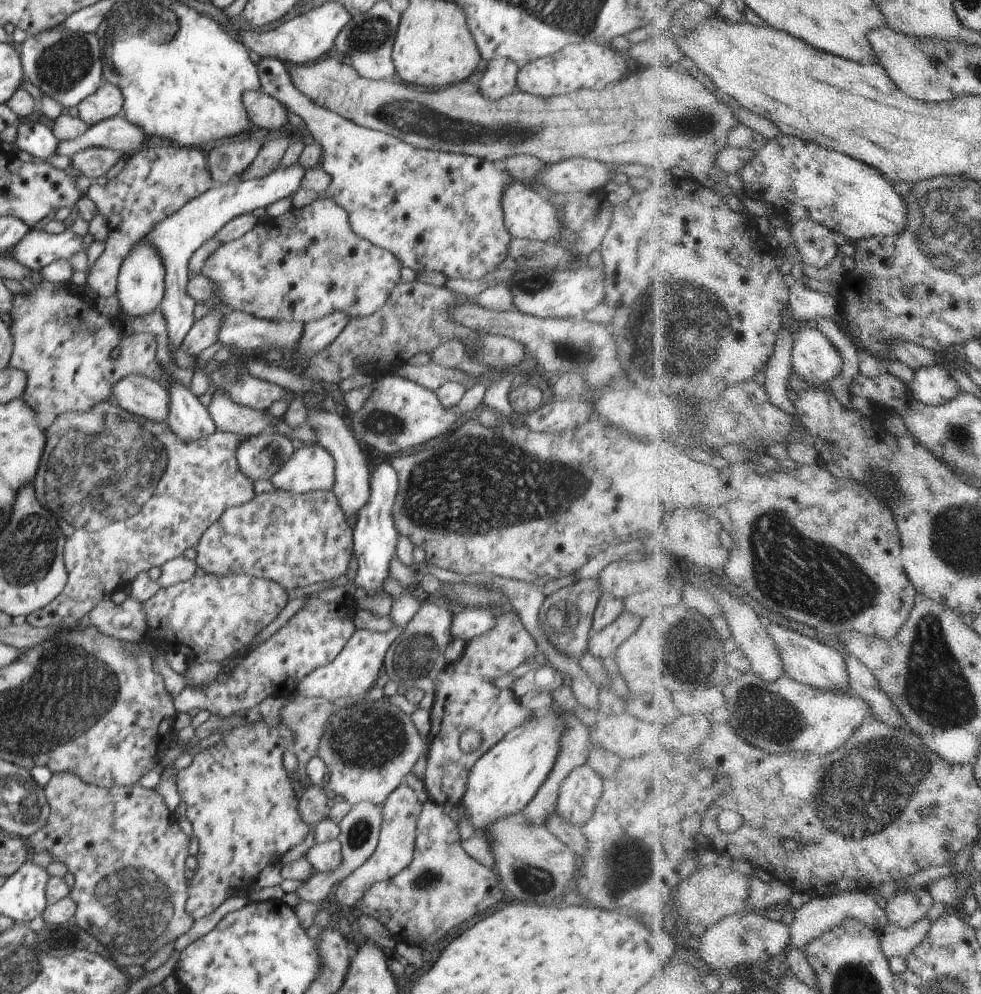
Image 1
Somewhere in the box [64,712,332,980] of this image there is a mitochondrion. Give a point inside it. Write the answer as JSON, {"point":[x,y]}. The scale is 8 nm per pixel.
{"point":[135,905]}

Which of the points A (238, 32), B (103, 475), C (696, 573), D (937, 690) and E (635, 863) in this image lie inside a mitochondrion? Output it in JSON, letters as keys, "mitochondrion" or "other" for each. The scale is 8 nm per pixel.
{"A":"other","B":"mitochondrion","C":"other","D":"mitochondrion","E":"mitochondrion"}

